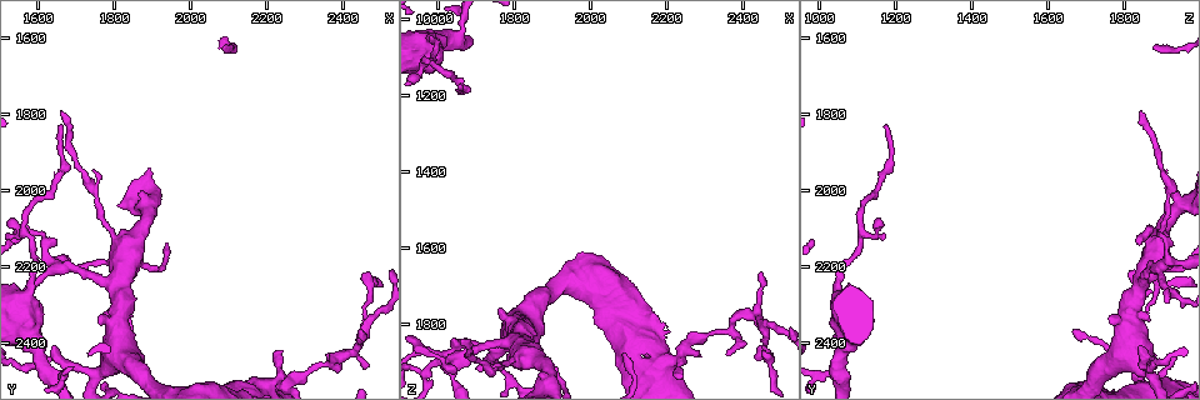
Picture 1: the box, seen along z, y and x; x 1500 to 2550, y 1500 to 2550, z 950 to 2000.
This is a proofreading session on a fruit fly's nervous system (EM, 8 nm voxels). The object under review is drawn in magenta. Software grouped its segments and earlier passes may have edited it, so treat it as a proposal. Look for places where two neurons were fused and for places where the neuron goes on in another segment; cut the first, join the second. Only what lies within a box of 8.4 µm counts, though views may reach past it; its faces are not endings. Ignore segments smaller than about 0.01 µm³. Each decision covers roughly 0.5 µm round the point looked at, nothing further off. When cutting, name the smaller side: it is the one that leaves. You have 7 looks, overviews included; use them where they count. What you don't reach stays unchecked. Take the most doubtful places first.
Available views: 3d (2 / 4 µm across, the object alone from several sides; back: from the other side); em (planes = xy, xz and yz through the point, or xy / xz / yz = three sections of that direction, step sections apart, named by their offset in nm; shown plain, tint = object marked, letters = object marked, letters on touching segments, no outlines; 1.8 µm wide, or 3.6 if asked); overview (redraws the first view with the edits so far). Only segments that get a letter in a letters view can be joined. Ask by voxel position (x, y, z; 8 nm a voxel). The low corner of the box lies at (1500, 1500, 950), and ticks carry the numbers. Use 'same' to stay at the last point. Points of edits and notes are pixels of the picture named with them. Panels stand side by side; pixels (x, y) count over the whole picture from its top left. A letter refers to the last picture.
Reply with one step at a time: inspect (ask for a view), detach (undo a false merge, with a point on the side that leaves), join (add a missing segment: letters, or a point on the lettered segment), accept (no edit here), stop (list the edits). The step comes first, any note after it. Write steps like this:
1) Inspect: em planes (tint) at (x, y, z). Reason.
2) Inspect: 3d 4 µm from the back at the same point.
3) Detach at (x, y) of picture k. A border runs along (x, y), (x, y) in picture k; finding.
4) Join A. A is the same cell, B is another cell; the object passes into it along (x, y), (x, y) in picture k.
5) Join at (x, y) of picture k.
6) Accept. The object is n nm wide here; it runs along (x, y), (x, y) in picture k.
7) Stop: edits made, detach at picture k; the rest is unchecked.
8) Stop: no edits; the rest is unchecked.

Inspect: em xz step 4 (tint) at (1570, 2120, 1110). Arms part here.

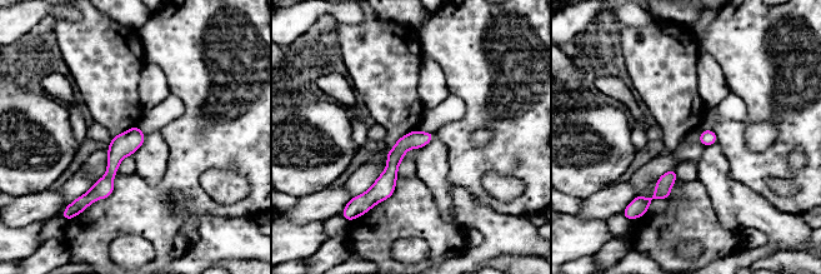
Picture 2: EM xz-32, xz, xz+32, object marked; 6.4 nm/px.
Inspect: em planes (letters) at the same point.

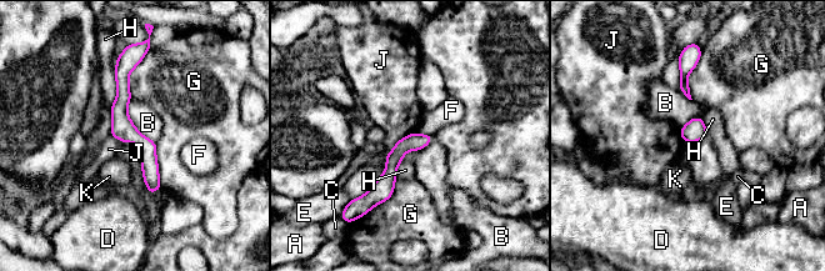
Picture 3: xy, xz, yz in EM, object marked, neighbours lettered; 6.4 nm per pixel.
Accept. A, B, C, D, E, F, G, H, J and K are other cells; continuous, no second neuron.

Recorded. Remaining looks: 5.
Inspect: em planes (letters) at (1660, 1825, 1170). Tapers out.

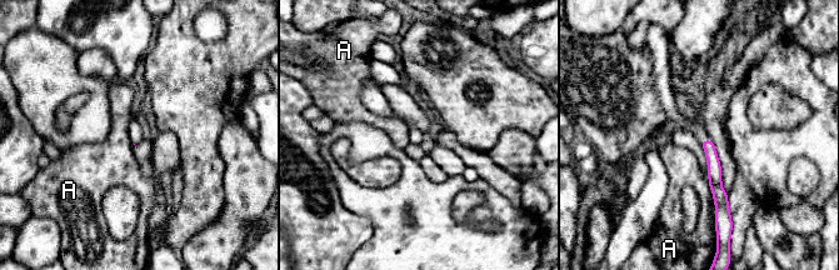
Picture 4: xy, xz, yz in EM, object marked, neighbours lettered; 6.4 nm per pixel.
Accept. A is another cell; no lettered segment goes on from it.

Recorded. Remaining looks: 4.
Inspect: em planes (tint) at (1585, 2120, 1885). A narrow waist.

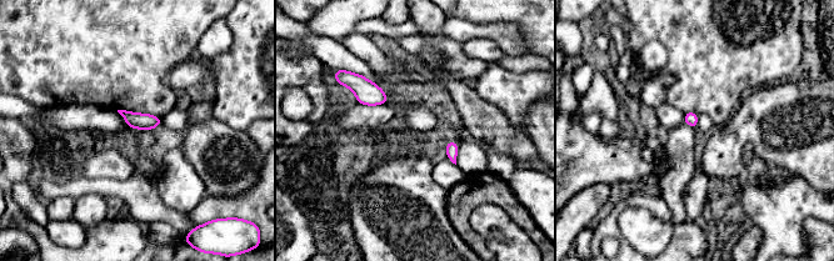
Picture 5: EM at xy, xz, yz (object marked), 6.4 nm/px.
Inspect: em planes (letters) at the same point. What lies round it.

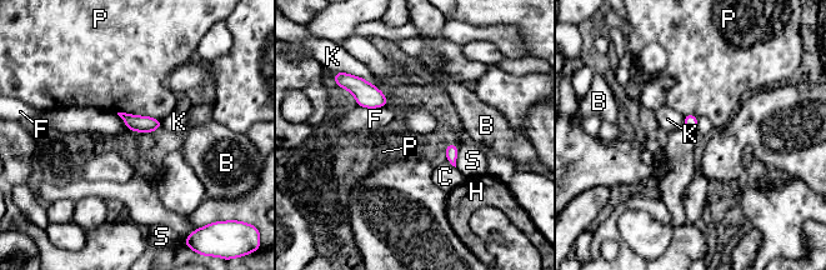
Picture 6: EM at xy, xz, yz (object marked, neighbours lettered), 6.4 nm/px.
Accept. B, C, F, H, K, P and S are other cells; a border runs along (353, 74), (364, 78), (383, 93) in picture 6; continuous, no second neuron.

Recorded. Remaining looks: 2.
Stop: no edits; the rest is unchecked.

